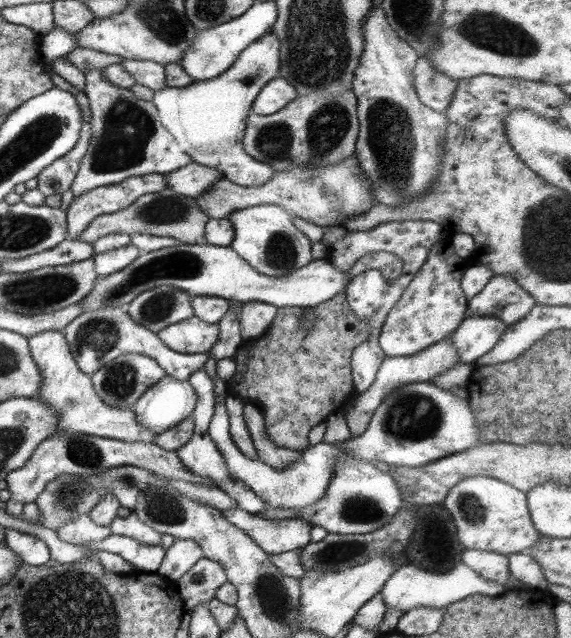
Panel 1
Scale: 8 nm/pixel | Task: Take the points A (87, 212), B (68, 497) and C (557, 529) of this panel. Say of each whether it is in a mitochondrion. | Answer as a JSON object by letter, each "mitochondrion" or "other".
{"A":"other","B":"mitochondrion","C":"other"}

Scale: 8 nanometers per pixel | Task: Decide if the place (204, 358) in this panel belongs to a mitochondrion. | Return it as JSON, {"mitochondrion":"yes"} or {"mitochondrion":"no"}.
{"mitochondrion":"no"}

